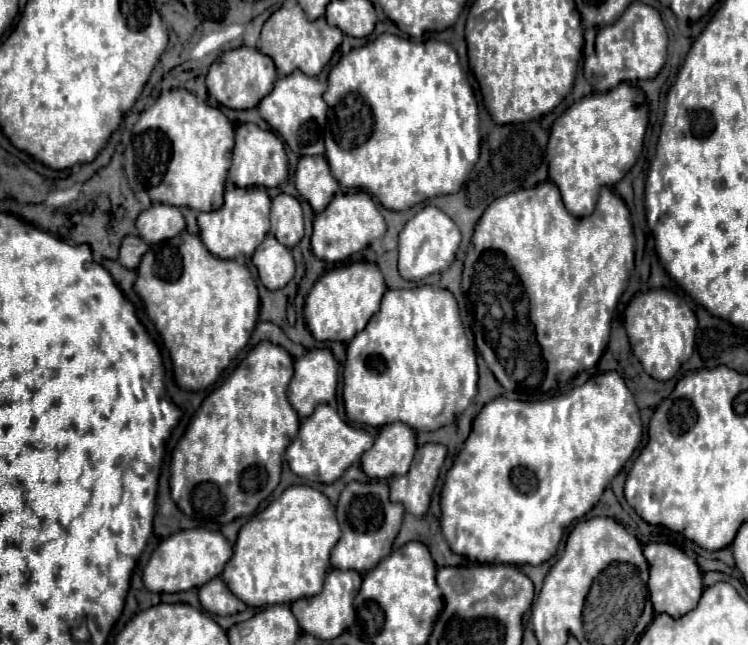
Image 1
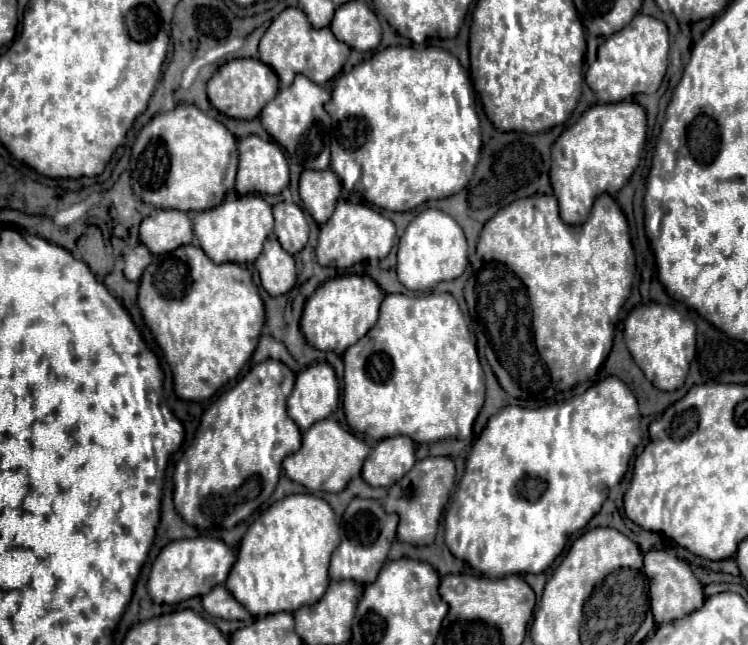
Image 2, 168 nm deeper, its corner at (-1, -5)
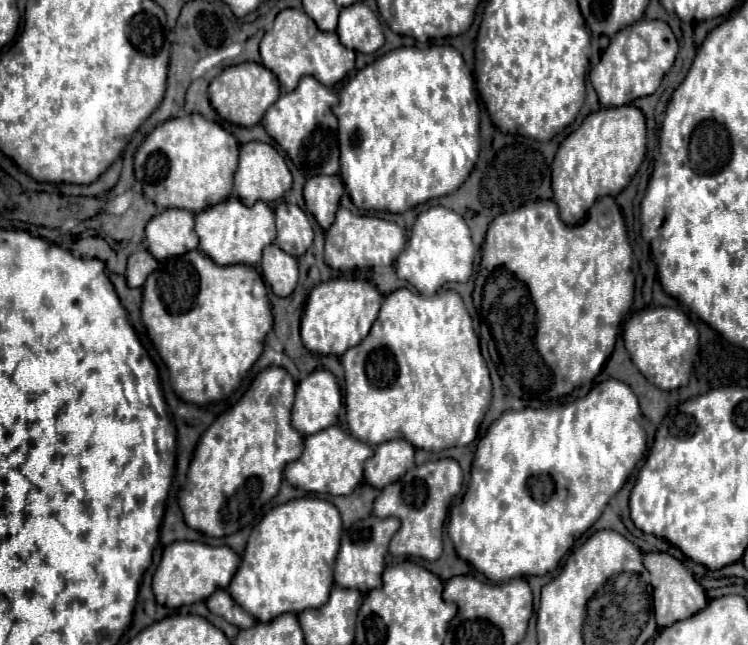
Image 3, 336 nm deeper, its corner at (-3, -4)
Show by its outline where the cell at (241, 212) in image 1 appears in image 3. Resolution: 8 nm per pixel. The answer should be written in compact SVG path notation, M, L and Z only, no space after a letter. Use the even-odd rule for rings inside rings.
M230 197L214 207L208 207L196 213L196 233L200 237L200 251L210 255L218 265L256 265L262 257L262 249L270 245L276 237L274 211L258 201L252 207L246 207L238 197Z

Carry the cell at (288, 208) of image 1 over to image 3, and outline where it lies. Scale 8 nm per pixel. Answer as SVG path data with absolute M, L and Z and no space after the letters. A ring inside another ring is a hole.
M280 203L276 207L276 243L286 253L300 257L312 245L314 233L306 213L298 205Z

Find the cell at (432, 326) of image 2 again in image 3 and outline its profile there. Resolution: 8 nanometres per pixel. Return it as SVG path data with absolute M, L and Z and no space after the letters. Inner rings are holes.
M408 289L392 291L384 297L380 315L366 339L348 349L340 361L345 376L346 419L350 433L356 439L372 447L390 439L406 439L414 443L414 447L426 451L468 445L476 439L492 399L492 383L478 335L472 329L472 319L456 291L440 291L432 297Z

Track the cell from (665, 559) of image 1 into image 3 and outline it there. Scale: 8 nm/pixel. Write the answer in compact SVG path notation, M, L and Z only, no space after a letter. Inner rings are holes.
M646 553L644 555L644 567L650 571L650 583L654 587L654 615L656 623L660 627L668 627L676 621L688 619L690 615L698 613L708 605L708 595L706 591L694 581L694 577L688 573L688 569L674 559L668 553Z

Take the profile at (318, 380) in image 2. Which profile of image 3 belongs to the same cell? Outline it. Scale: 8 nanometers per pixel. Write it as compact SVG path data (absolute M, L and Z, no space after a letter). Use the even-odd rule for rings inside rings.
M316 369L298 381L292 407L292 425L302 435L312 435L336 423L342 407L340 387L328 369Z

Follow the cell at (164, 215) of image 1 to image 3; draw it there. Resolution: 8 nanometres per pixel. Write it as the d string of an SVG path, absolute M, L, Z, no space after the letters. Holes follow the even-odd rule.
M166 209L150 219L146 225L148 251L156 259L184 255L198 247L194 231L194 213L186 209Z

